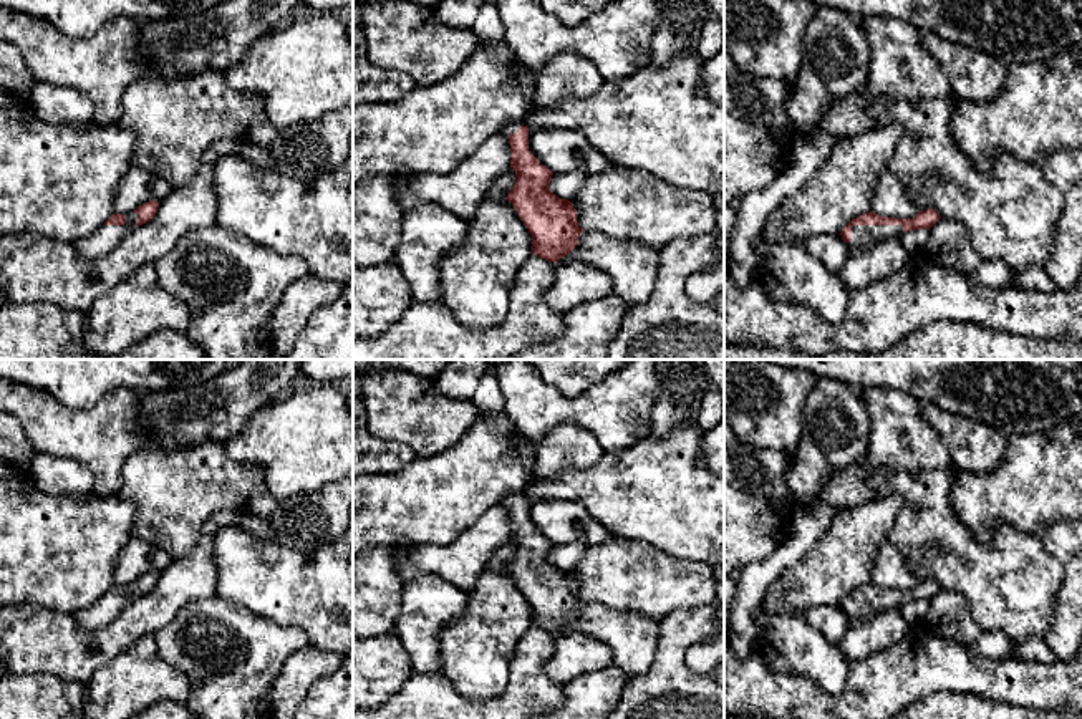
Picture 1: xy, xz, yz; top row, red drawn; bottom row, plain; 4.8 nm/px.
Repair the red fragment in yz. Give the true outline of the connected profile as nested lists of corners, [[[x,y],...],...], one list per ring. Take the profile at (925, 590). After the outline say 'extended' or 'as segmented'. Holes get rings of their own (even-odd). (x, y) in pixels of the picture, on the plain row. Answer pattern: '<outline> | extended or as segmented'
[[[935,580],[920,581],[913,590],[882,588],[872,581],[852,590],[840,606],[848,621],[853,623],[872,618],[883,610],[900,608],[908,601],[930,601],[940,590],[941,586]]] | extended

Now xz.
[[[512,492],[500,504],[509,509],[515,542],[515,555],[505,570],[532,606],[532,625],[557,635],[578,616],[583,600],[577,581],[548,560],[553,543],[529,522],[529,499]]] | extended

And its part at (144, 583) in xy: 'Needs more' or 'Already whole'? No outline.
Needs more

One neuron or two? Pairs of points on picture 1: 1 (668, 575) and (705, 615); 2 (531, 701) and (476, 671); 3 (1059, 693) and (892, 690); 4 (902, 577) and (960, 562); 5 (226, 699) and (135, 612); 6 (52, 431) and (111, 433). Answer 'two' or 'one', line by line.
1: two
2: two
3: one
4: two
5: two
6: one

